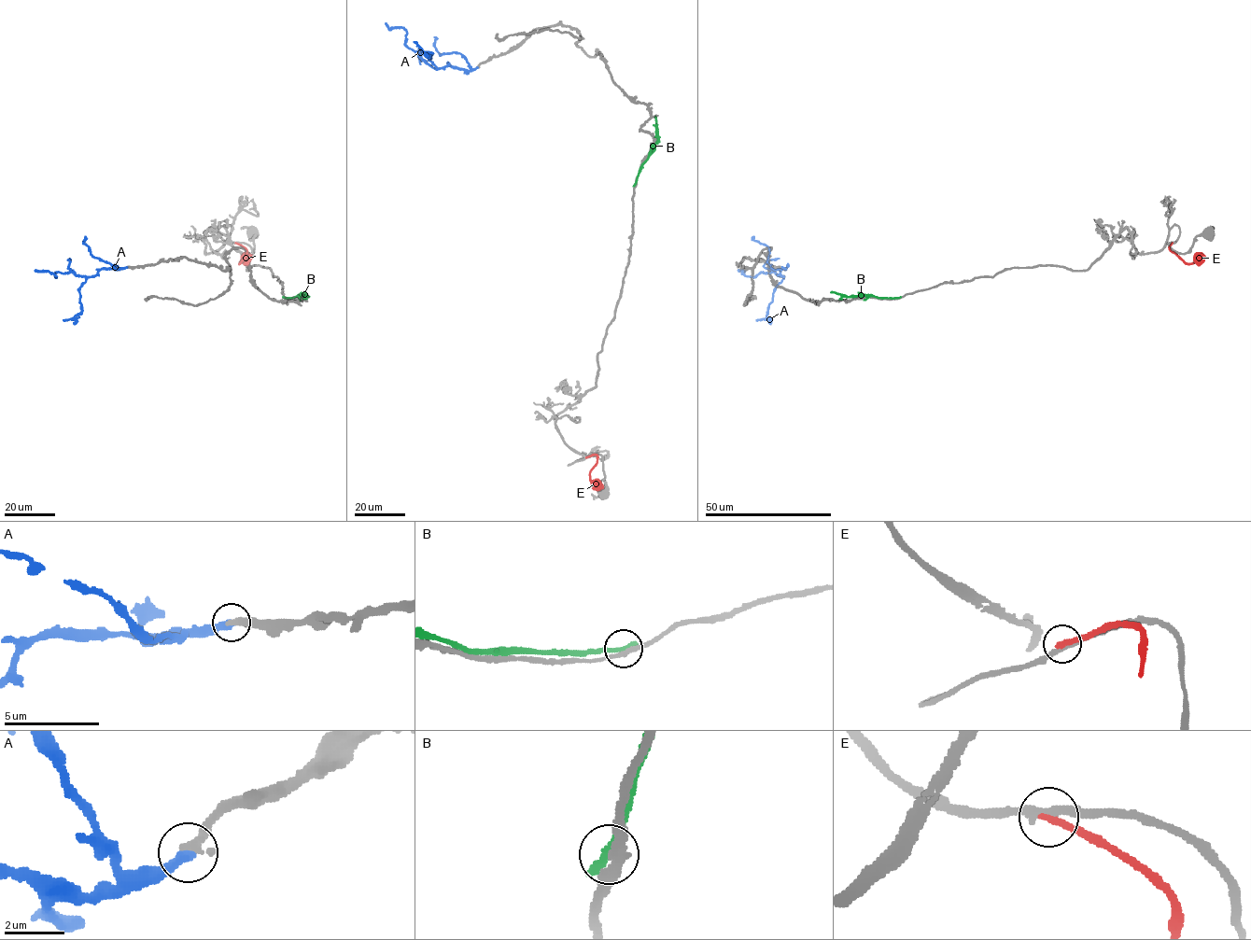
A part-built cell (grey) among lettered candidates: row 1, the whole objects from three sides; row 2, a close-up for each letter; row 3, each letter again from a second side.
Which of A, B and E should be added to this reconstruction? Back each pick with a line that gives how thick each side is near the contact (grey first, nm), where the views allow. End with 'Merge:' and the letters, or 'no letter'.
A: 360/360 nm
Merge: A

